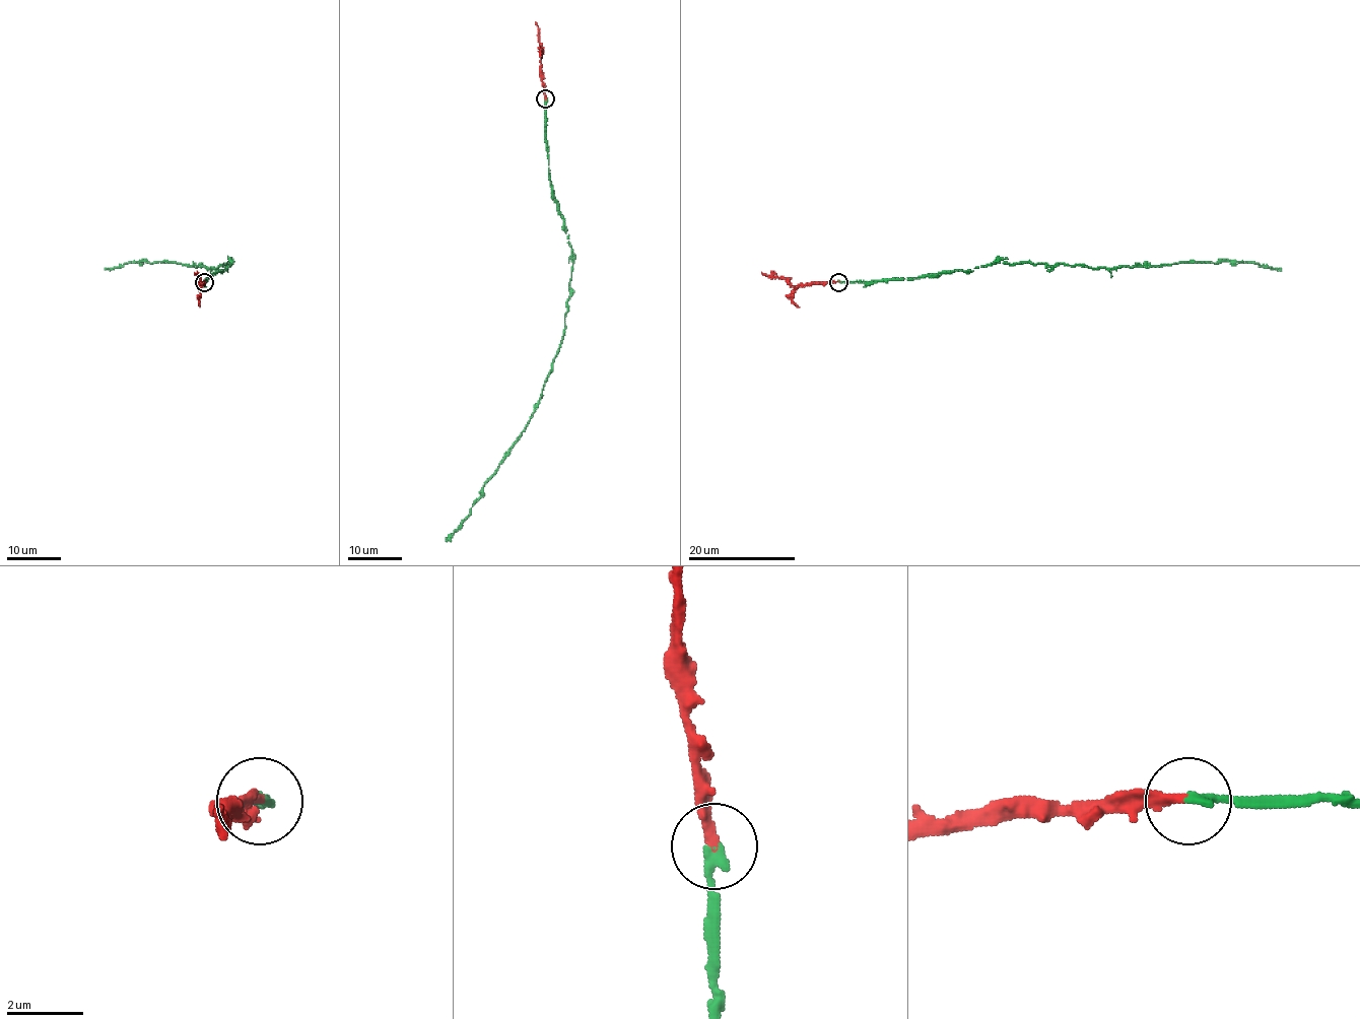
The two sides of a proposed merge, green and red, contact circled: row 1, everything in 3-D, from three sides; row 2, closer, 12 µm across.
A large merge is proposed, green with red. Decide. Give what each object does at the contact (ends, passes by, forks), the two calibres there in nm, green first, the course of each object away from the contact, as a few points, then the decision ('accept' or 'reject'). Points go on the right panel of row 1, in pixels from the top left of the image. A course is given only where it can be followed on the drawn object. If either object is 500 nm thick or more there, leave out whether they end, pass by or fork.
green ends there; red ends there; 260 nm thick on the green side, 280 nm on the other; green runs (837, 281), (919, 279), (944, 272), (973, 271), (1001, 260), (1011, 264), (1099, 268), (1237, 261), (1281, 269); red runs (837, 281), (791, 285), (785, 279), (768, 277), (761, 272); accept

